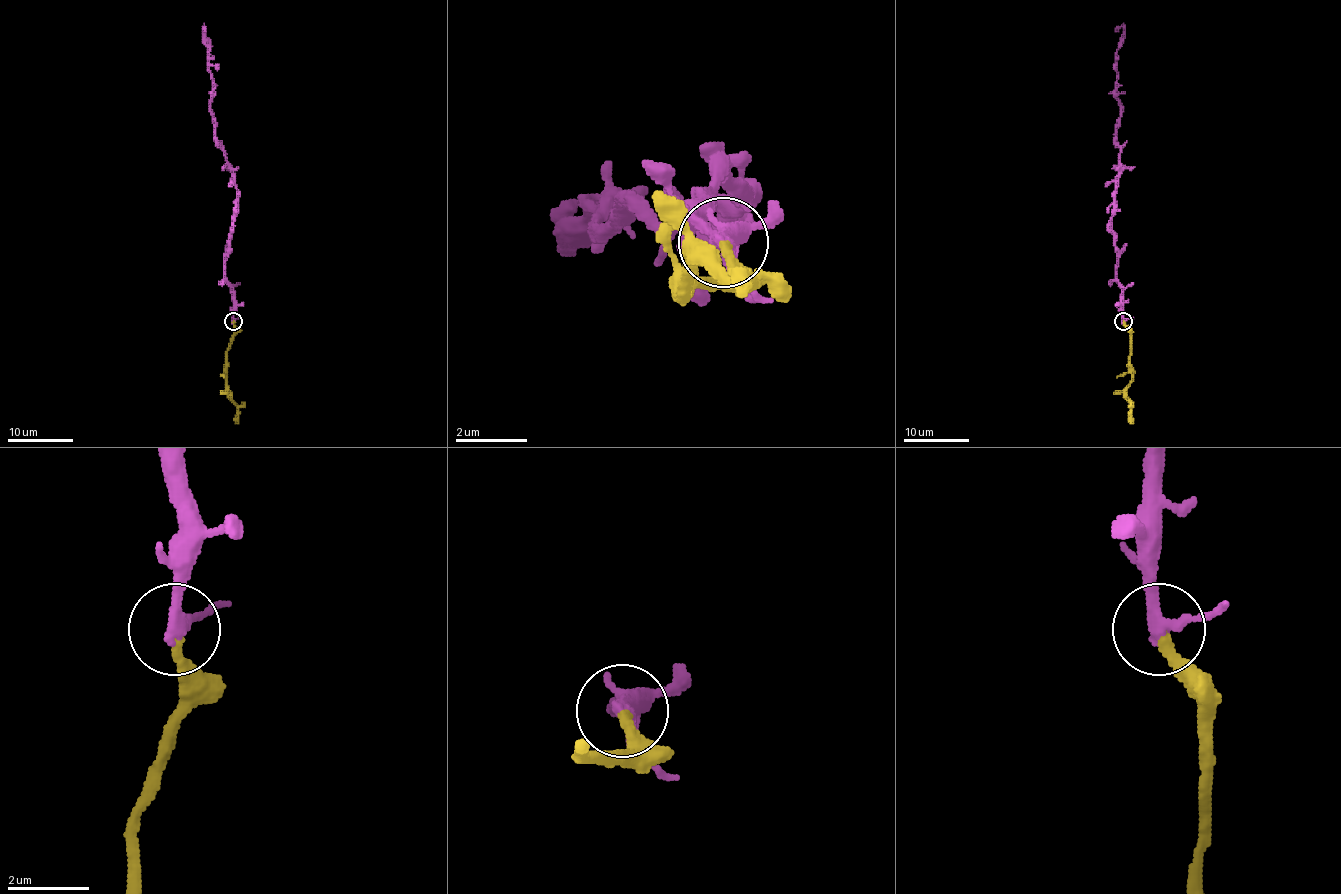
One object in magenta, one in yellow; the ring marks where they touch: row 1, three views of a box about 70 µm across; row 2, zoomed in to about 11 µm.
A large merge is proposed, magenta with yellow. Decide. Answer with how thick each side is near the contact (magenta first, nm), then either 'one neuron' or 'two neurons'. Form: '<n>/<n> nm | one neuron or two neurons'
280/280 nm | one neuron

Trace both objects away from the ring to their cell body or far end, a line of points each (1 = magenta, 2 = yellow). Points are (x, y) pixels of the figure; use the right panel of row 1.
1: (1123, 320), (1115, 234), (1112, 230), (1113, 191), (1120, 167), (1117, 49), (1123, 28), (1115, 31)
2: (1123, 320), (1130, 333), (1131, 374), (1126, 399), (1131, 407), (1133, 423)

